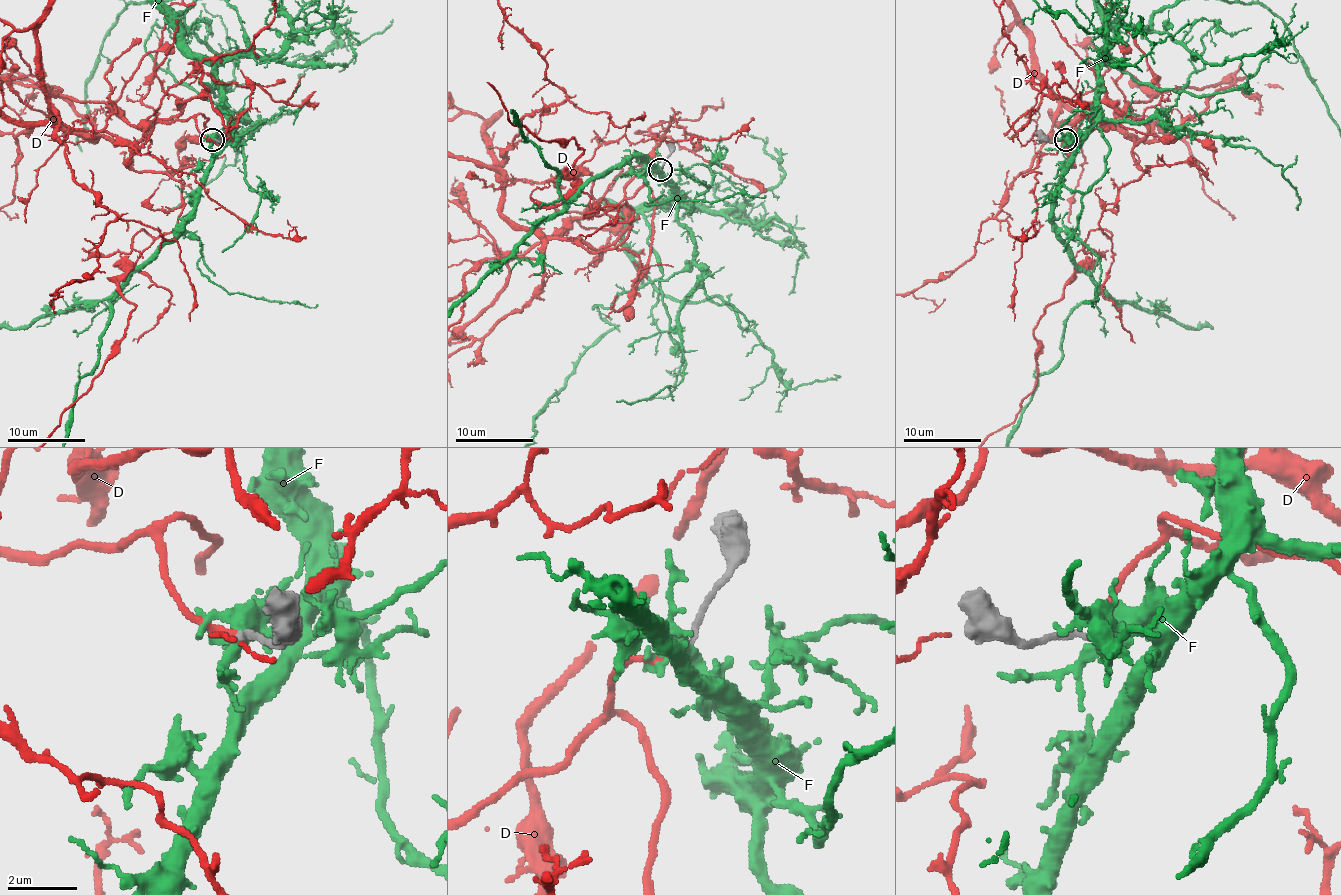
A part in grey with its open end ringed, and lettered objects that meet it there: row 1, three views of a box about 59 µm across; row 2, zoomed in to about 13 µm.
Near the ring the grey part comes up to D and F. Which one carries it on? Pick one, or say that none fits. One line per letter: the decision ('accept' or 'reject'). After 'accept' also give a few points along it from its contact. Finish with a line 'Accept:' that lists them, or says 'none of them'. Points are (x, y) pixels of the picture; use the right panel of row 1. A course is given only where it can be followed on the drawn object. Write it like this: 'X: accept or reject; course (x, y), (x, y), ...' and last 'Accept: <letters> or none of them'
D: accept
F: reject
Accept: D

